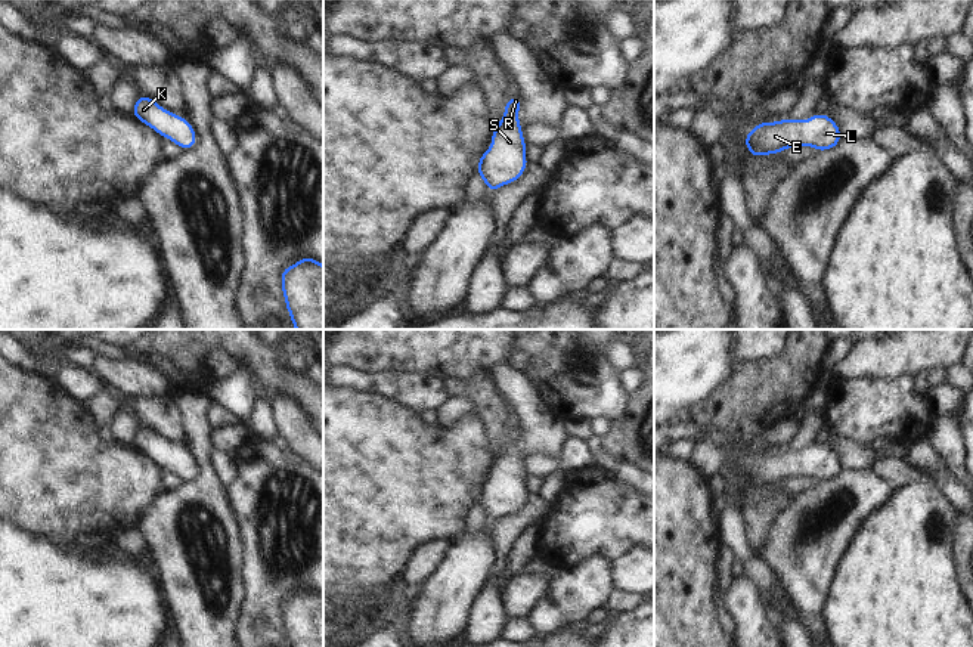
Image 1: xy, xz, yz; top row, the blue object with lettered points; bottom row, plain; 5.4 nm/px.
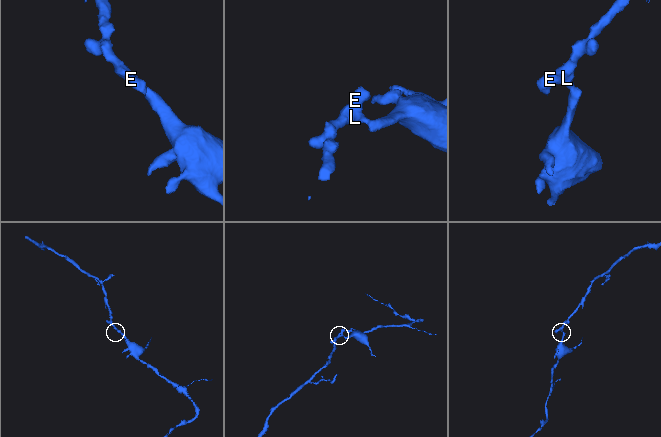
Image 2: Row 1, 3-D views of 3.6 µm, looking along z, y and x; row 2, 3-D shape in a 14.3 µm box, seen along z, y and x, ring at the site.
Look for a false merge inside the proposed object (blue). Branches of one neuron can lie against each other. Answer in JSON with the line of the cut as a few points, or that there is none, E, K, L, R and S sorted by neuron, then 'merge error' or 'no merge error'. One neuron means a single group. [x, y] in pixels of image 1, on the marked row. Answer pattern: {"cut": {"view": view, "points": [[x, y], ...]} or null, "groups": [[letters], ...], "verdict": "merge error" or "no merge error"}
{"cut": null, "groups": [["E", "K", "L", "R", "S"]], "verdict": "no merge error"}

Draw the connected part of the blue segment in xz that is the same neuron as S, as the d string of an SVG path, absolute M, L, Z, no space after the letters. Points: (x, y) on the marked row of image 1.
M520 95L505 103L503 120L492 134L492 149L483 152L475 170L490 192L521 177L529 162L523 155L527 143L521 137L523 127L518 124L517 111L520 106Z

